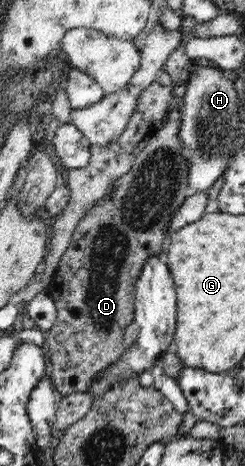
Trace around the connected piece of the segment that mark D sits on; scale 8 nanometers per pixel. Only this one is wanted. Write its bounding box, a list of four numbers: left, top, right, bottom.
[45,119,189,397]

